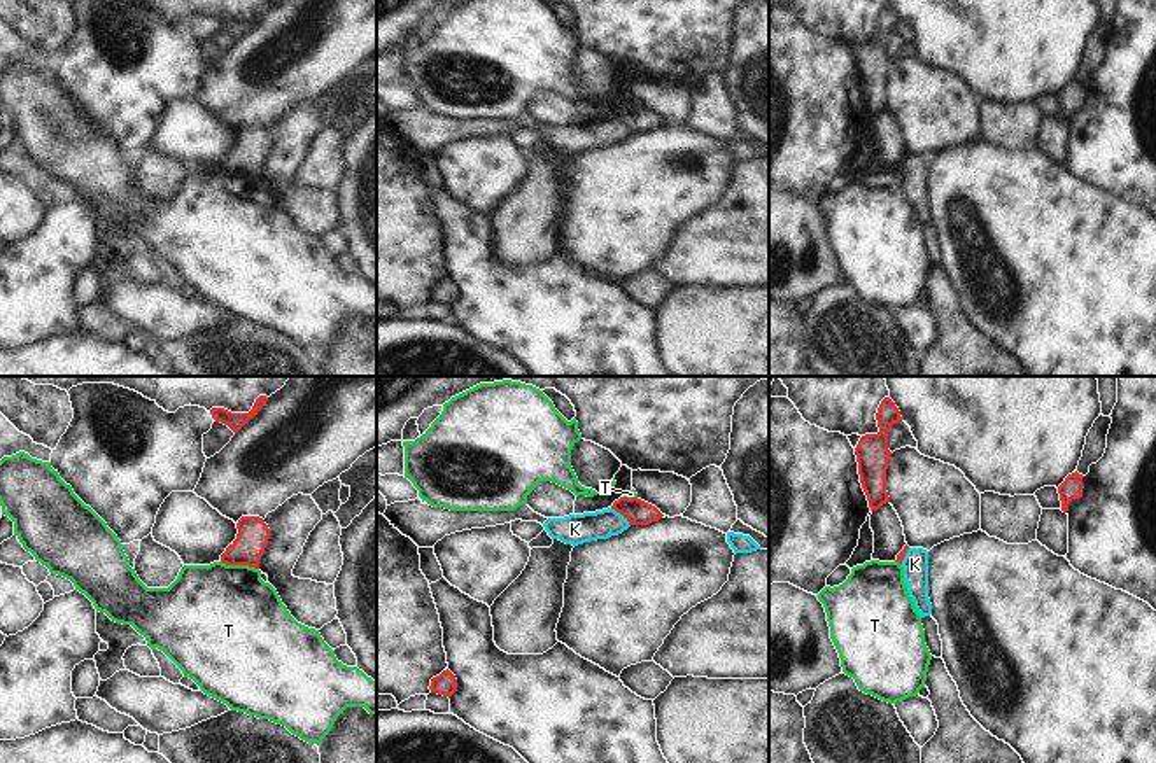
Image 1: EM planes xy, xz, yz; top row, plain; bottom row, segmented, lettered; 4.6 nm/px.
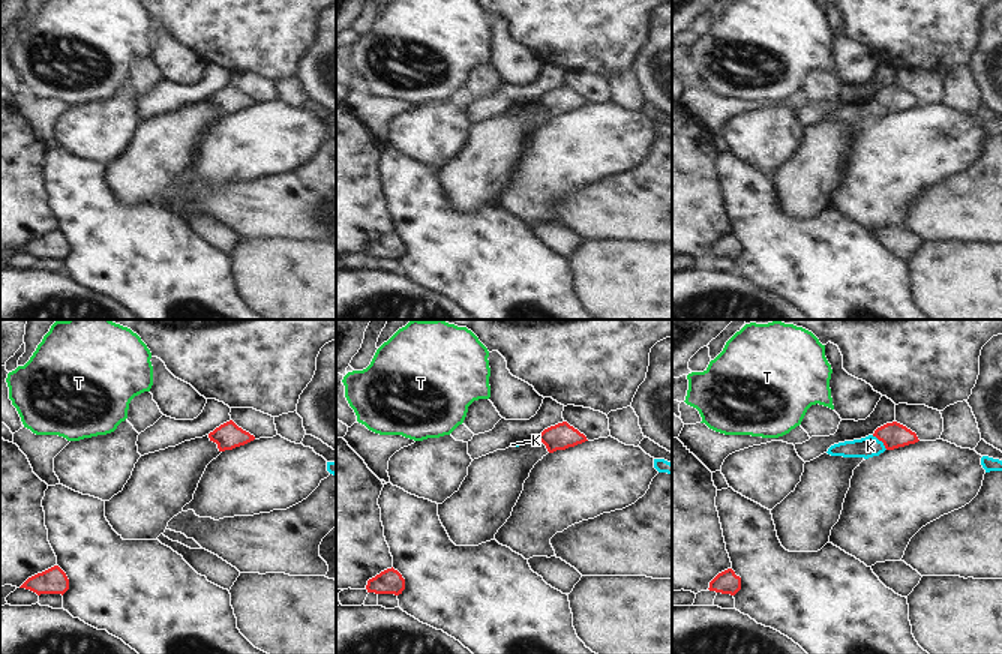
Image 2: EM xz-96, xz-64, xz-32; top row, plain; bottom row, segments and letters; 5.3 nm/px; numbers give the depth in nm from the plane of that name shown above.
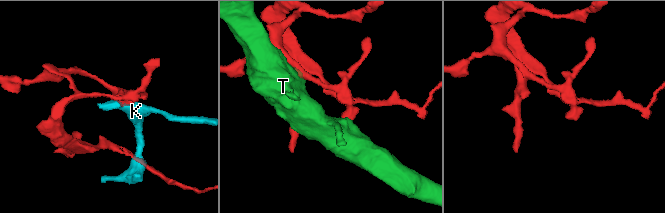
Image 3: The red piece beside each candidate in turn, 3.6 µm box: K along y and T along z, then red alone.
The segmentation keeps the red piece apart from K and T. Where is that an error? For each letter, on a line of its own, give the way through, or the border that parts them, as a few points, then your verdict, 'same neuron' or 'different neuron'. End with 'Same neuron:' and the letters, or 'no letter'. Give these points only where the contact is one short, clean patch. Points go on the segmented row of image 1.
K: border along xz (610, 508), (629, 525); different neuron
T: different neuron
Same neuron: no letter

